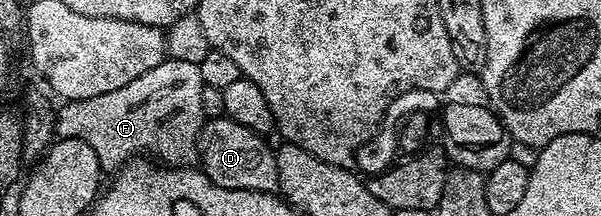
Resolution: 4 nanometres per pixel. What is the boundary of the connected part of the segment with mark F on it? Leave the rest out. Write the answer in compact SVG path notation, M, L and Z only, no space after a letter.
M168 57L158 67L146 71L146 74L140 75L138 79L117 91L106 92L94 99L65 102L56 113L56 133L59 138L76 138L90 144L98 156L101 170L106 173L119 170L132 158L142 154L156 155L158 157L155 158L170 167L190 167L199 158L198 138L206 121L202 111L204 87L199 65L179 57Z

